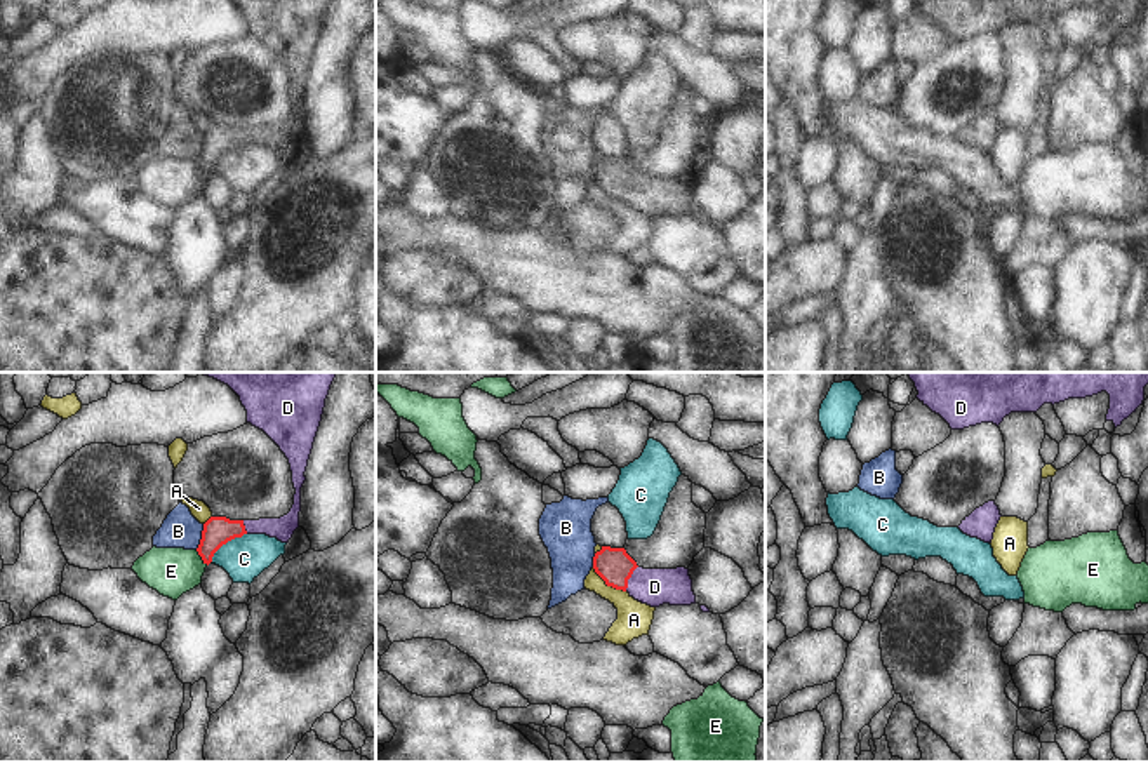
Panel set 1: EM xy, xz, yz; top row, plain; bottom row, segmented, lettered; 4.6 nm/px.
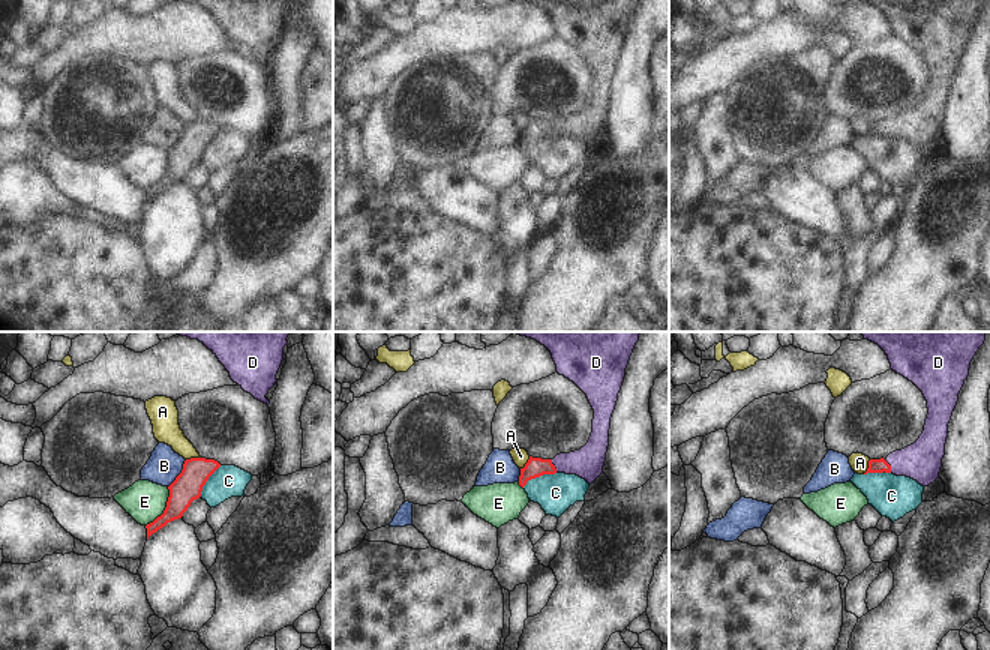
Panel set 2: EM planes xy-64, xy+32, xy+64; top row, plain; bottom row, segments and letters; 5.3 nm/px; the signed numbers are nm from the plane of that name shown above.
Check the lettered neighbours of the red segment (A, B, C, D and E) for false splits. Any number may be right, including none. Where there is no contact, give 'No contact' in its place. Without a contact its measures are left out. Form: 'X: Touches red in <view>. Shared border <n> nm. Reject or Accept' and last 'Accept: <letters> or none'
A: Touches red in xz. Shared border 200 nm. Reject
B: Touches red in xy. Shared border 130 nm. Reject
C: Touches red in xy. Shared border 220 nm. Reject
D: Touches red in xz. Shared border 130 nm. Accept
E: Touches red in xy. Shared border 90 nm. Reject
Accept: D.

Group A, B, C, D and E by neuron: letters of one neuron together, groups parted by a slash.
A / B / C / D / E

